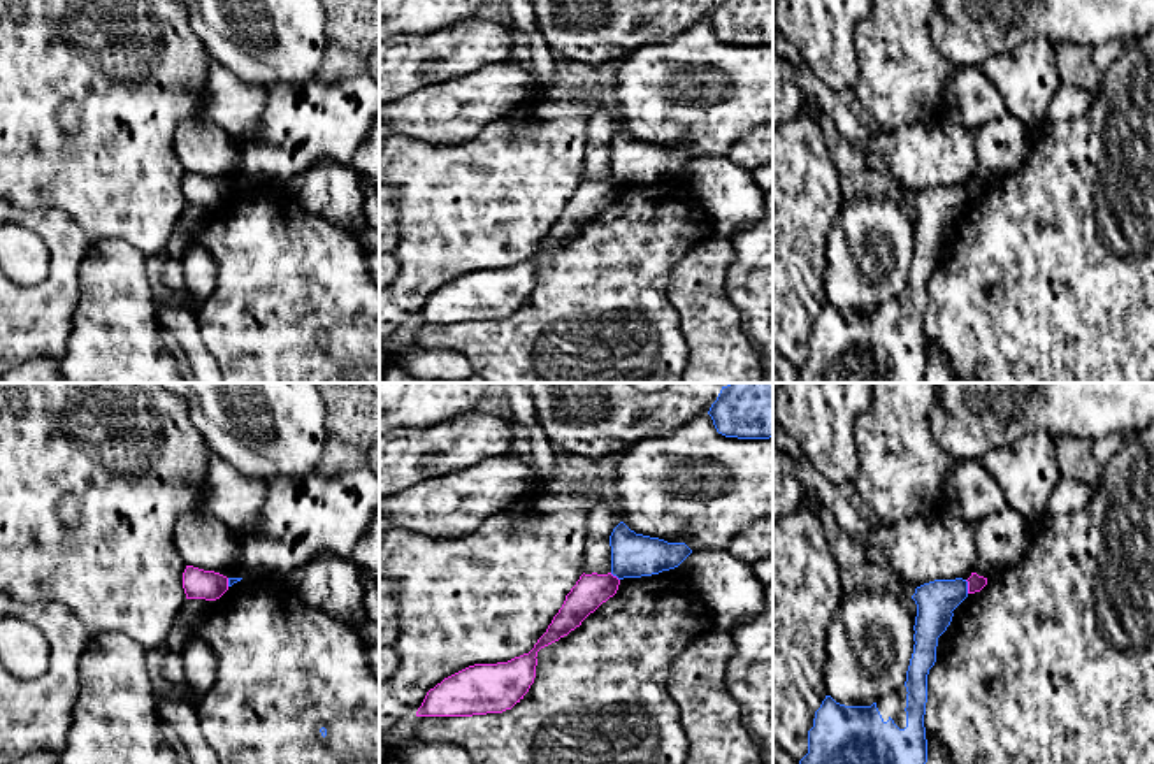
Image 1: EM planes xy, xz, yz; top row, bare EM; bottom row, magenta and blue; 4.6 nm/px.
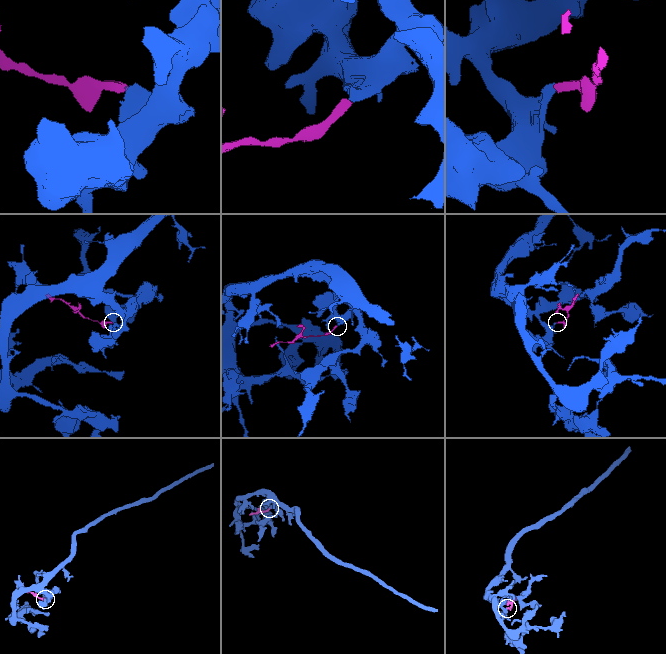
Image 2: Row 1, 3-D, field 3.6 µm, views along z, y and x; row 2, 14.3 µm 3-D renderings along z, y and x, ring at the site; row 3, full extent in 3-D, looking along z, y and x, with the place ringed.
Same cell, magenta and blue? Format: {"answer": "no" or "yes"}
{"answer": "no"}

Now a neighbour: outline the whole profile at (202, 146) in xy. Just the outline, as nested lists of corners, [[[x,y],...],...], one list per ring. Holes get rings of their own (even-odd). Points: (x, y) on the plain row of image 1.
[[[206,111],[177,123],[174,149],[186,172],[230,184],[239,151],[232,144],[232,135]]]

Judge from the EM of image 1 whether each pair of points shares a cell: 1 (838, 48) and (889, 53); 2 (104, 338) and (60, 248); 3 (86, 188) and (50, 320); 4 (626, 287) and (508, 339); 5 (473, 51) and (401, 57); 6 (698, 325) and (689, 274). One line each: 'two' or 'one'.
1: two
2: two
3: two
4: one
5: one
6: one

